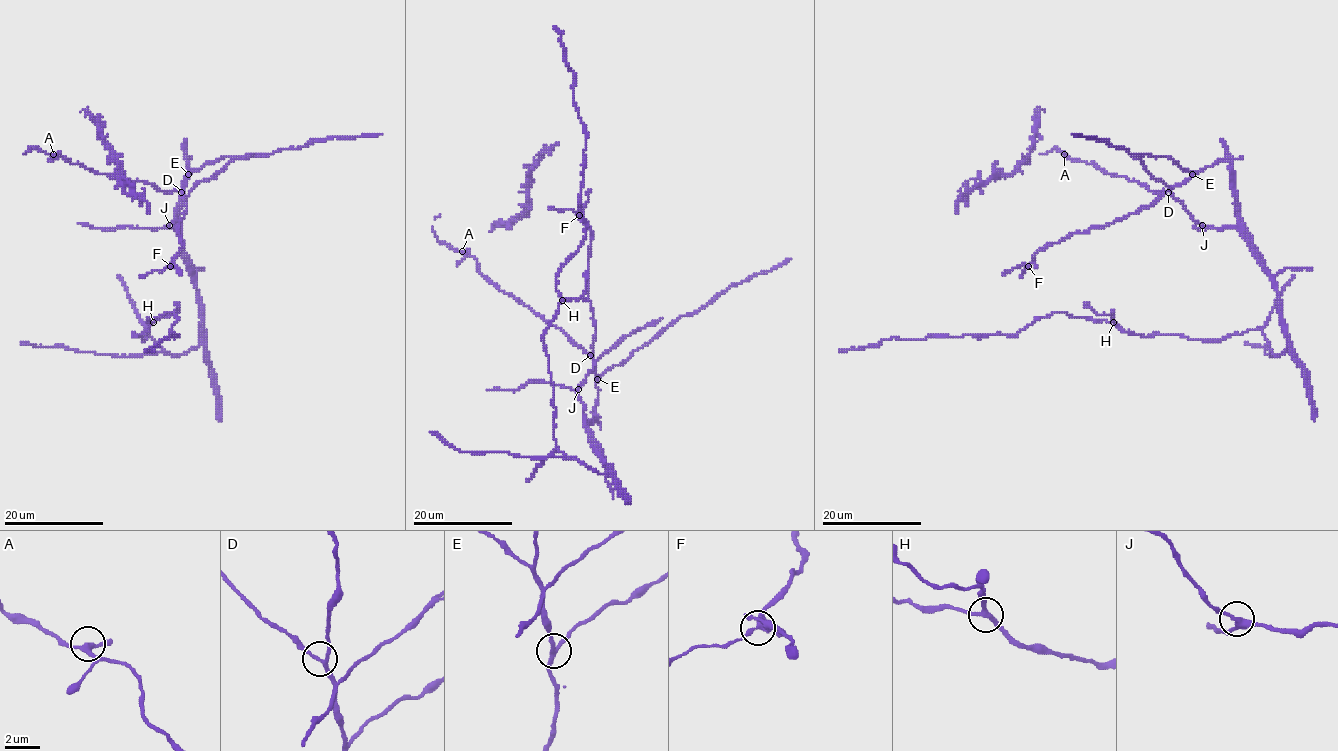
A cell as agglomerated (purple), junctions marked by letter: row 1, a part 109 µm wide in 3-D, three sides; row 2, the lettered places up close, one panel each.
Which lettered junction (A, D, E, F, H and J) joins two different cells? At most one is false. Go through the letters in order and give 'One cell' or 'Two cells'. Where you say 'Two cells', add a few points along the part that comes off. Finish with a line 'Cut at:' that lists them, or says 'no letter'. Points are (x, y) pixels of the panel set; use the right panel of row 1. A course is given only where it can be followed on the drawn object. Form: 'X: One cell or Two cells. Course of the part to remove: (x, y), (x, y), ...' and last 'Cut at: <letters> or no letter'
A: One cell
D: One cell
E: One cell
F: One cell
H: One cell
J: One cell
Cut at: no letter

